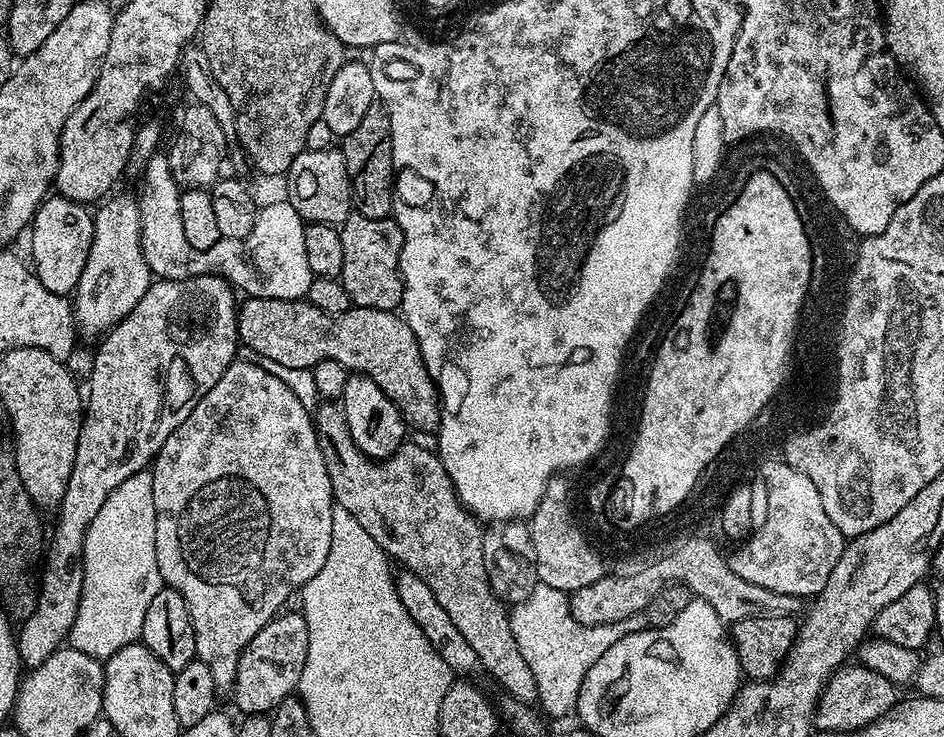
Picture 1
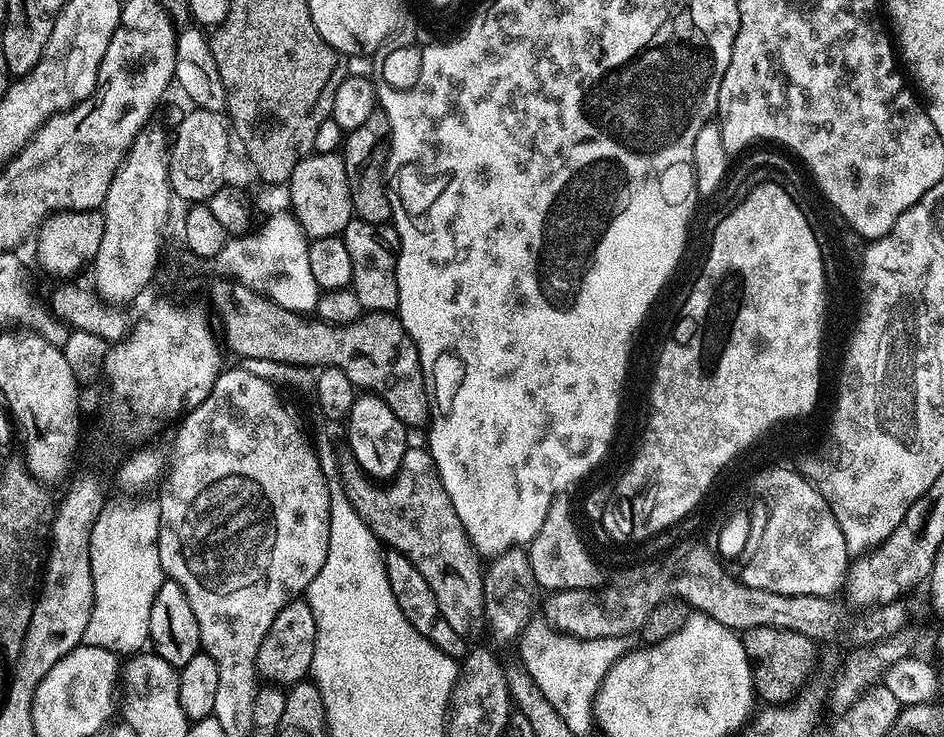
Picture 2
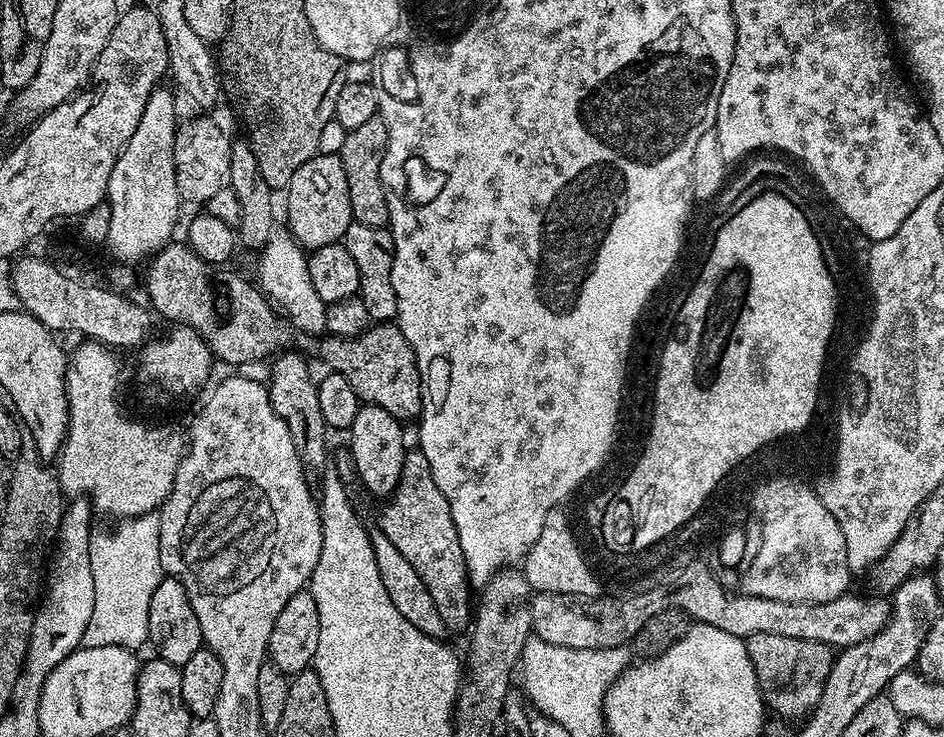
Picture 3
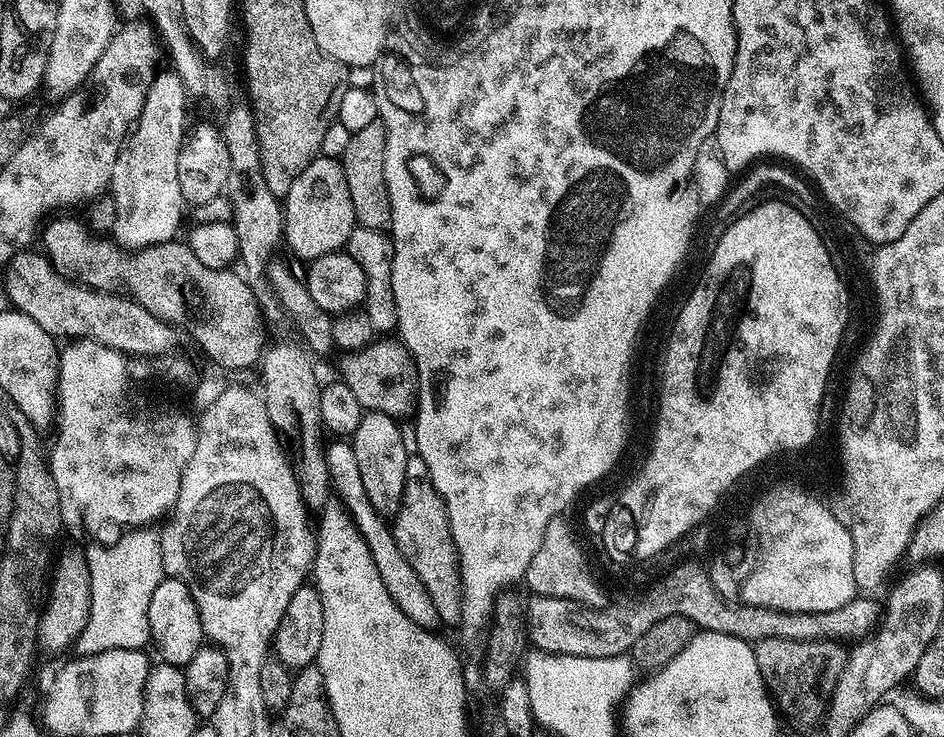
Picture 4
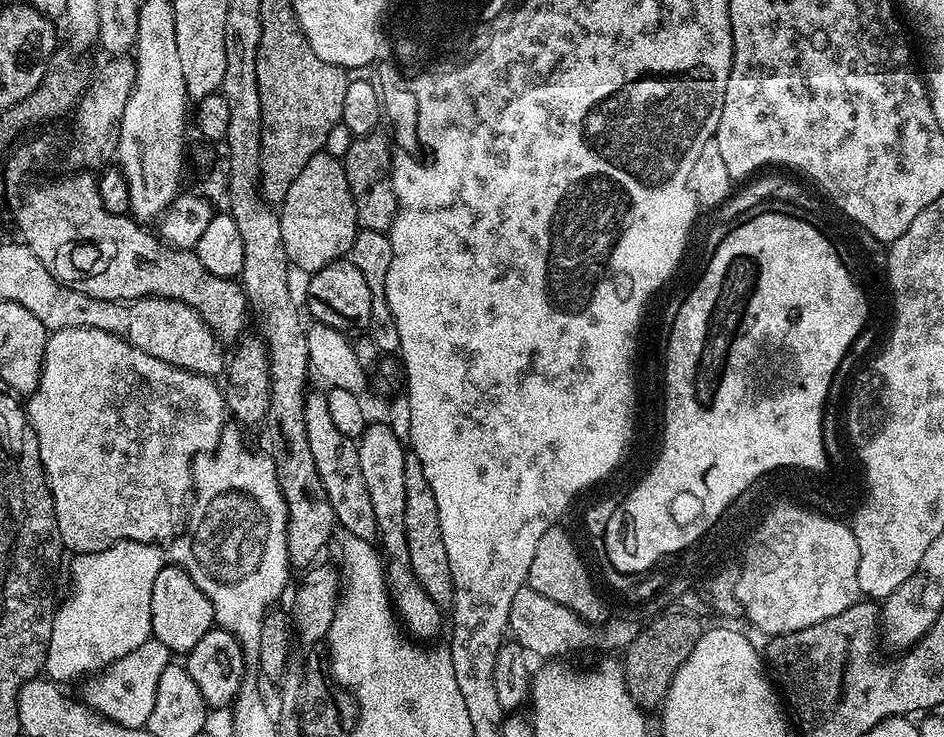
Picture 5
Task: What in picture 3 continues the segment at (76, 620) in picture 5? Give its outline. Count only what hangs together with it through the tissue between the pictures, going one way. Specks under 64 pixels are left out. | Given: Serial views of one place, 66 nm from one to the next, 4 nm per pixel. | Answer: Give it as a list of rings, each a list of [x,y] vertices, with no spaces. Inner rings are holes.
[[[156,512],[124,518],[113,532],[97,535],[90,546],[94,570],[94,614],[86,626],[83,647],[122,646],[133,650],[149,639],[150,598],[162,579],[160,567],[160,517]]]

